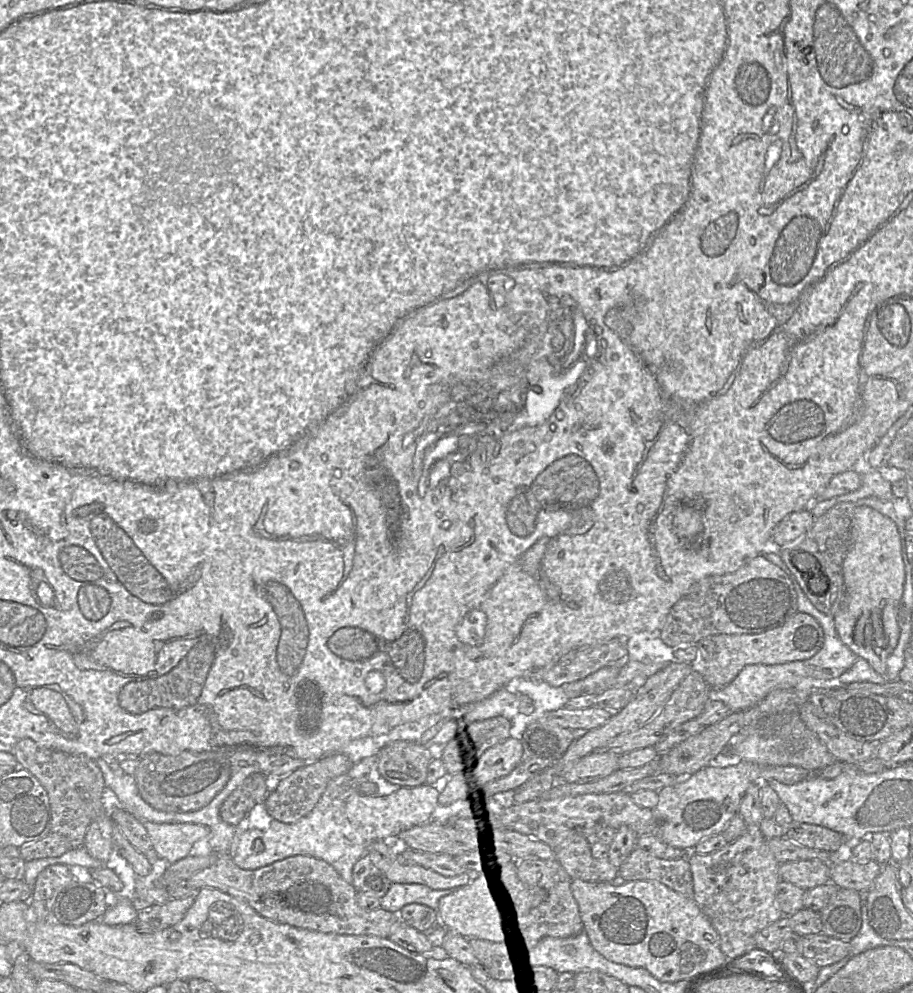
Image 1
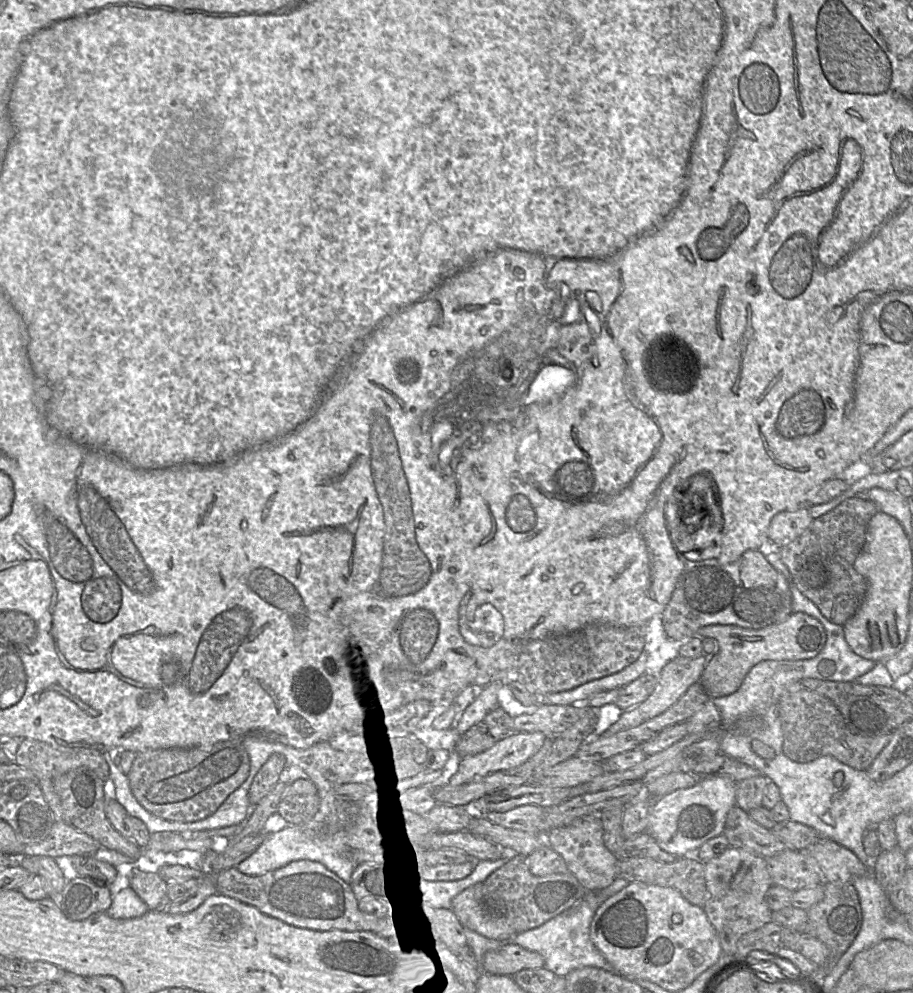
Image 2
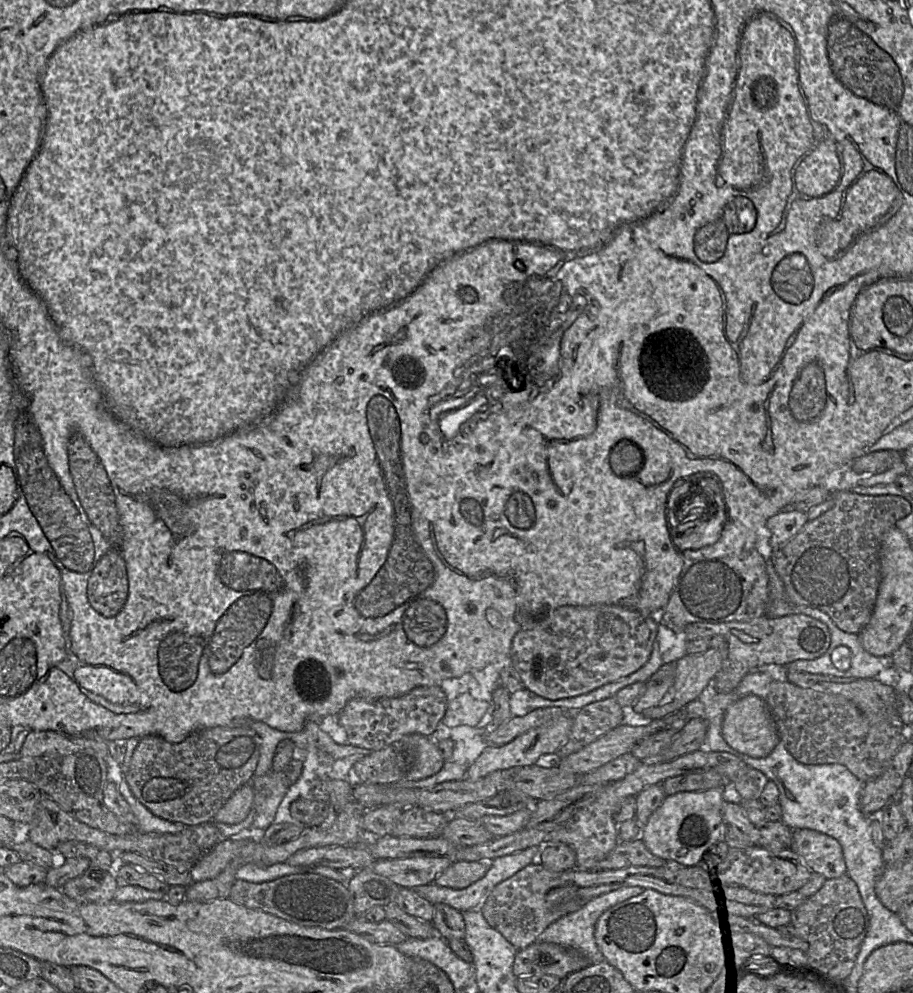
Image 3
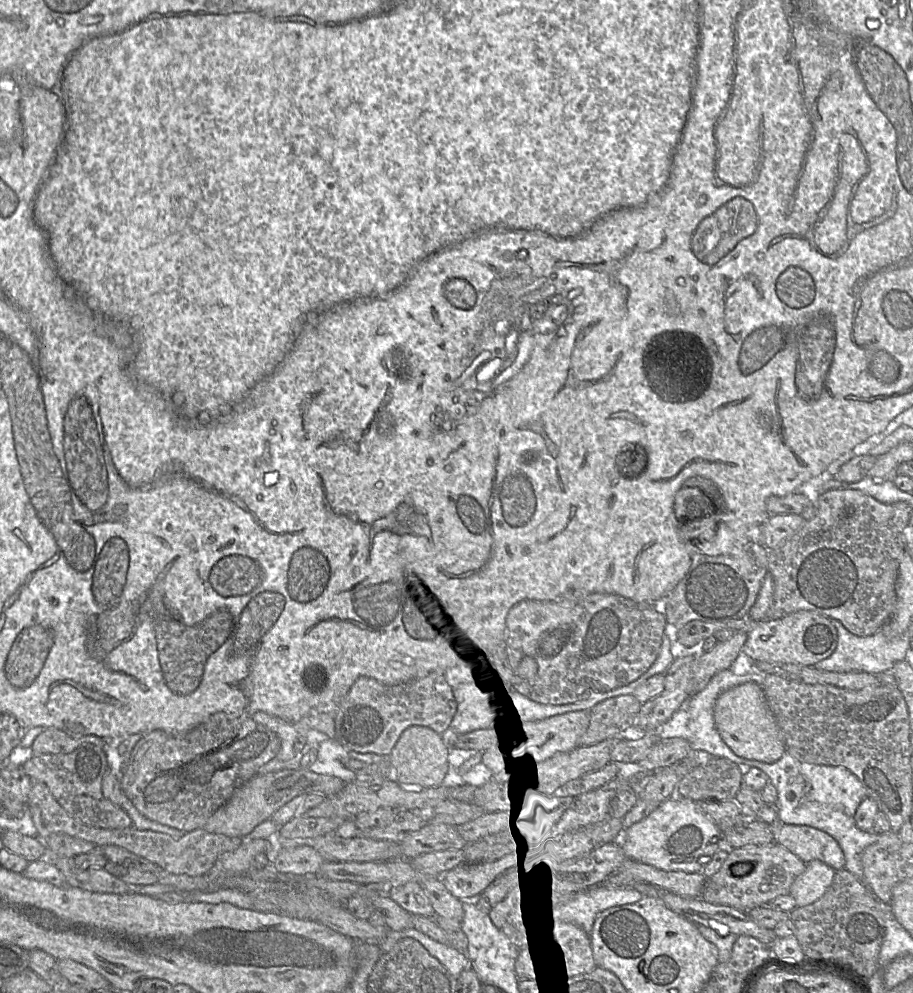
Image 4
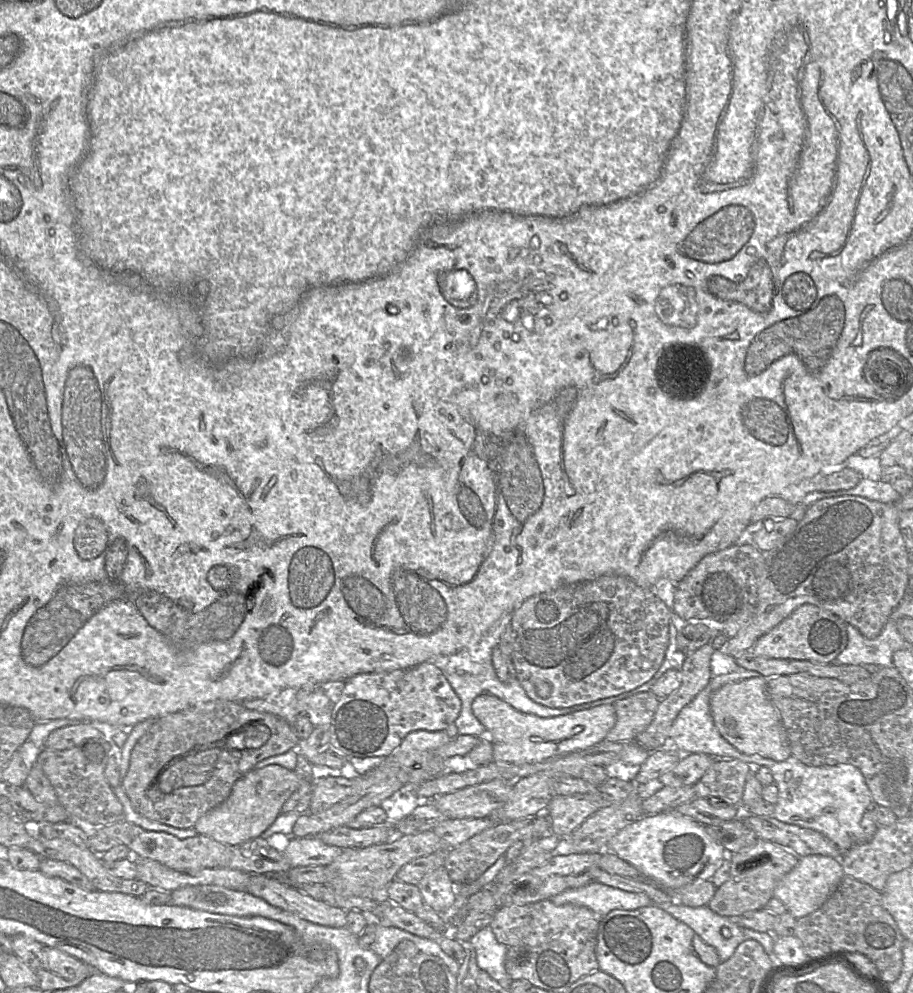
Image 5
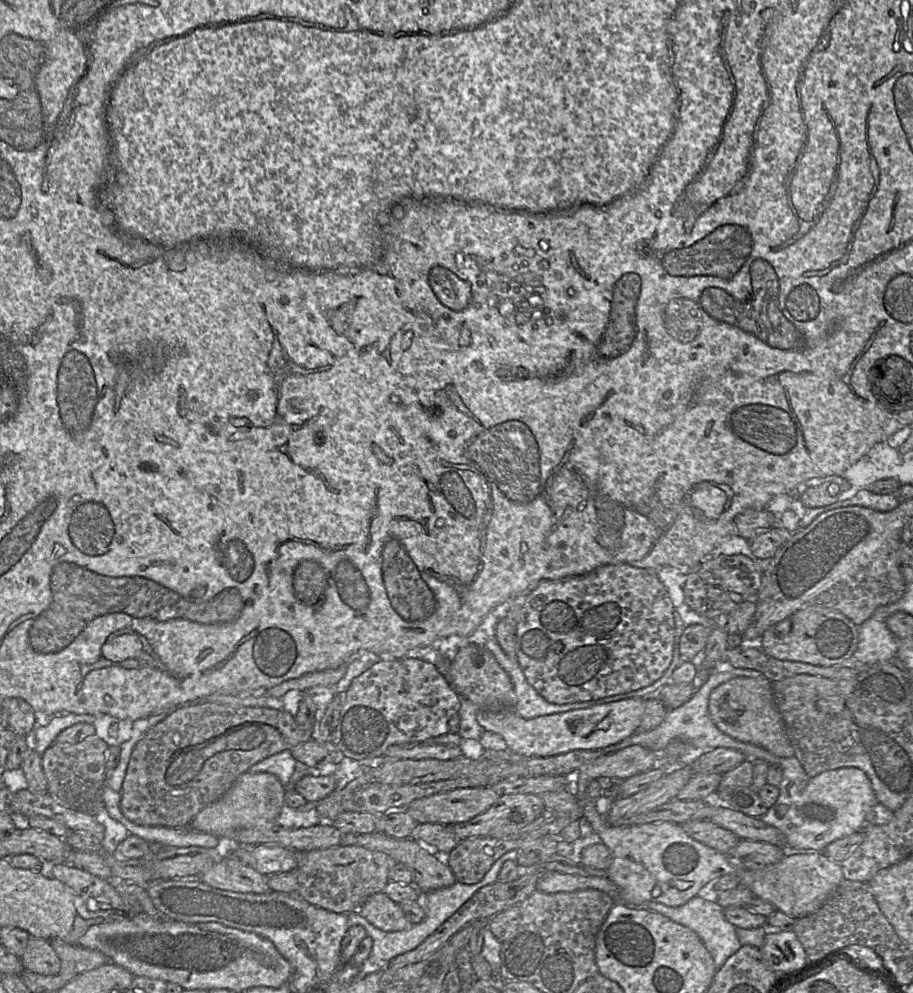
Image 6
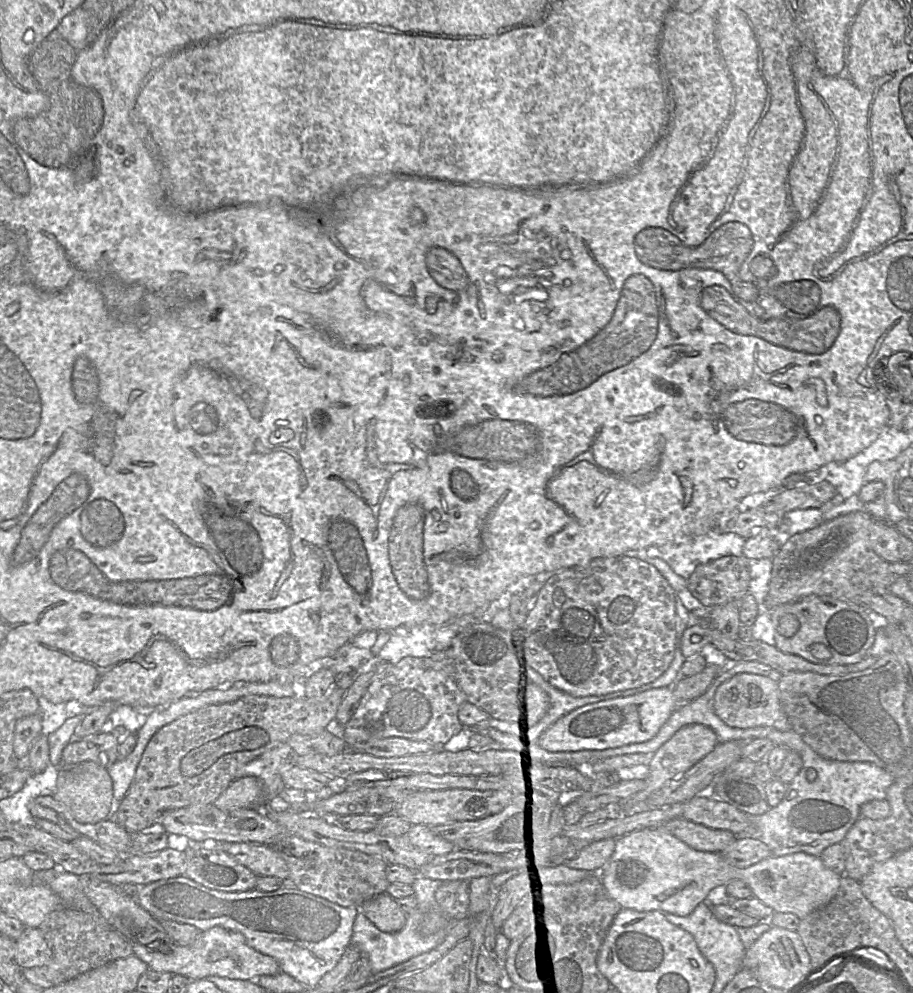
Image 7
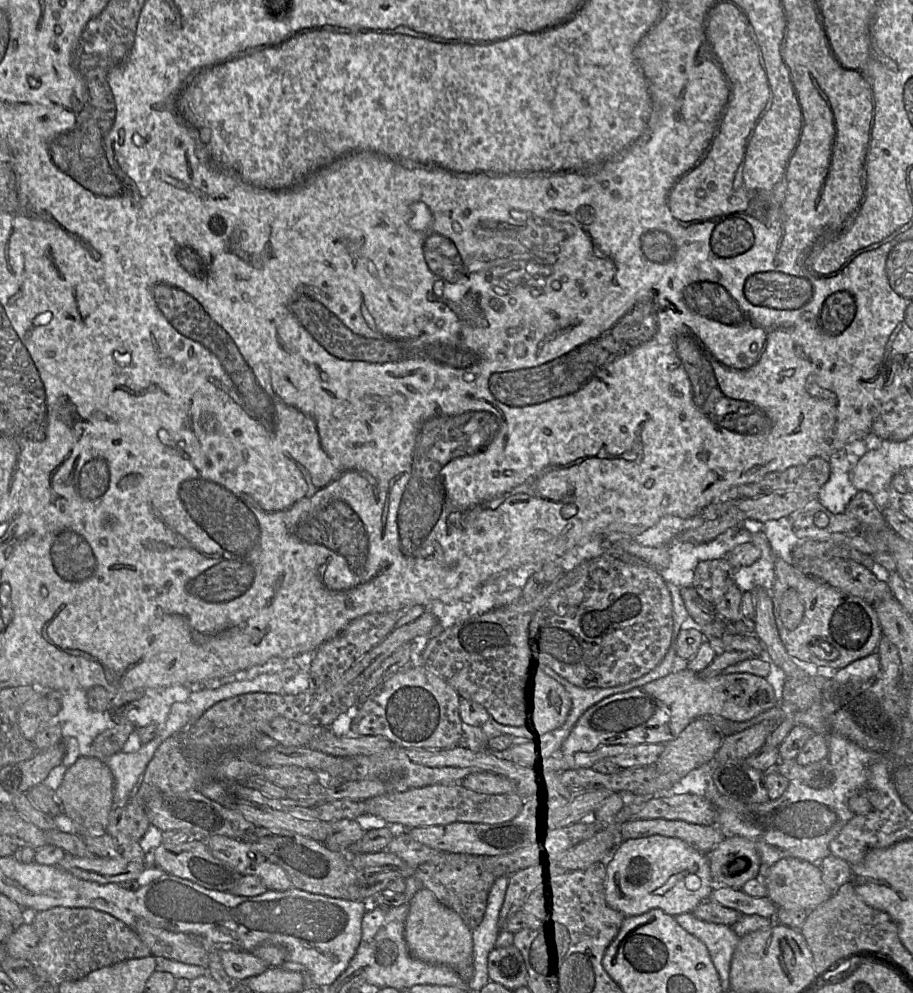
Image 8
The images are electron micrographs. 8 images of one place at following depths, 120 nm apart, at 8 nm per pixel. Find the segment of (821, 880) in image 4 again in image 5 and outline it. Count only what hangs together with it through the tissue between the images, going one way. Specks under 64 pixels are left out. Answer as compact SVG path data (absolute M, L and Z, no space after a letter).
M824 855L799 857L797 865L777 883L774 897L782 901L787 911L797 919L821 907L844 876L840 858Z

